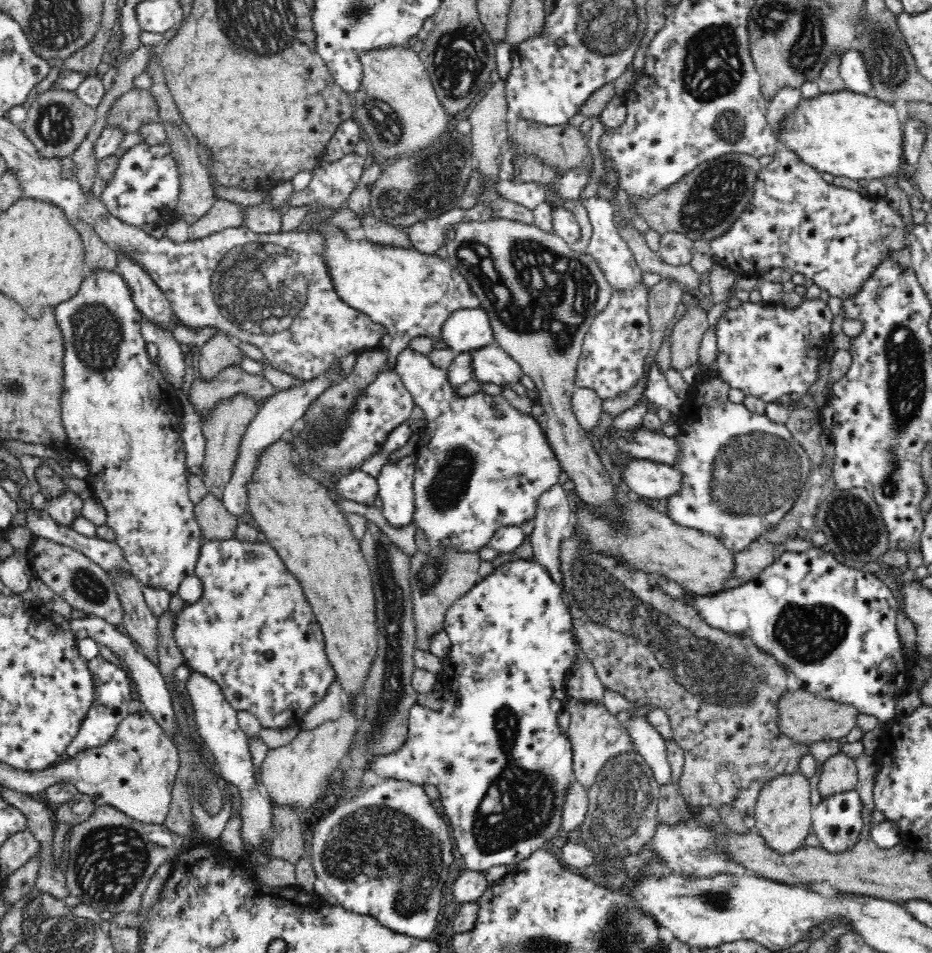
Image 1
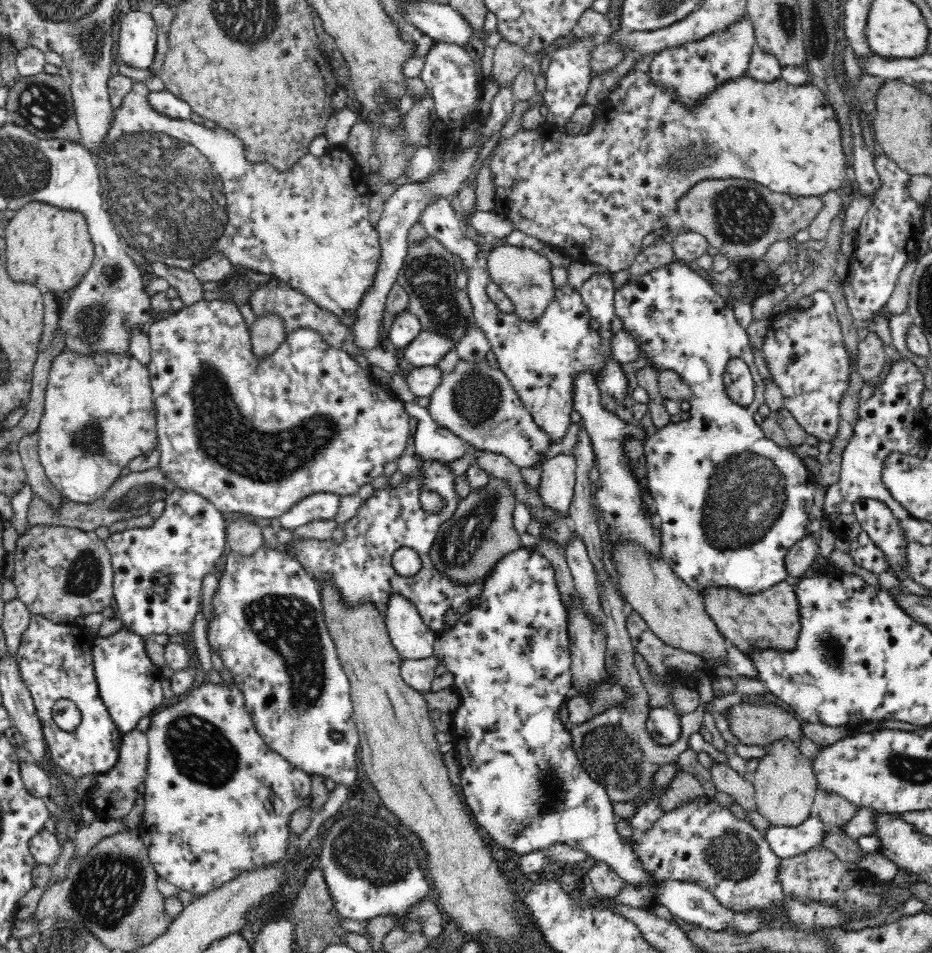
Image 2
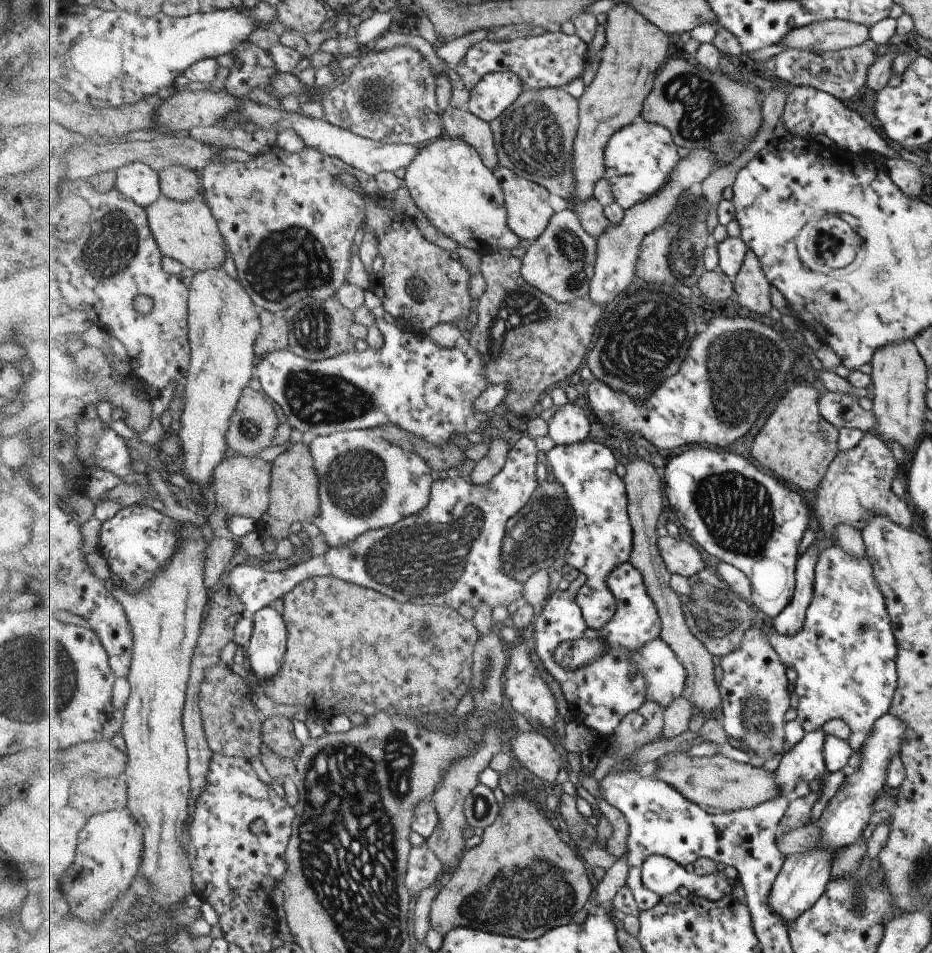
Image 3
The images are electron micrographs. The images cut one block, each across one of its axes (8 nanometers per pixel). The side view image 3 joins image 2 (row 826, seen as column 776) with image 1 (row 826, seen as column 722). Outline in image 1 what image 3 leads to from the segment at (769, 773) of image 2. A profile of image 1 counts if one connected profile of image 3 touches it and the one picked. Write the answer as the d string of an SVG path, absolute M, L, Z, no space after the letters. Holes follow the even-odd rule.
M798 771L792 776L779 776L778 779L762 788L753 814L756 820L755 827L766 846L772 848L772 851L778 855L790 855L803 846L804 838L808 836L811 829L813 806L810 803L810 797L810 783Z

